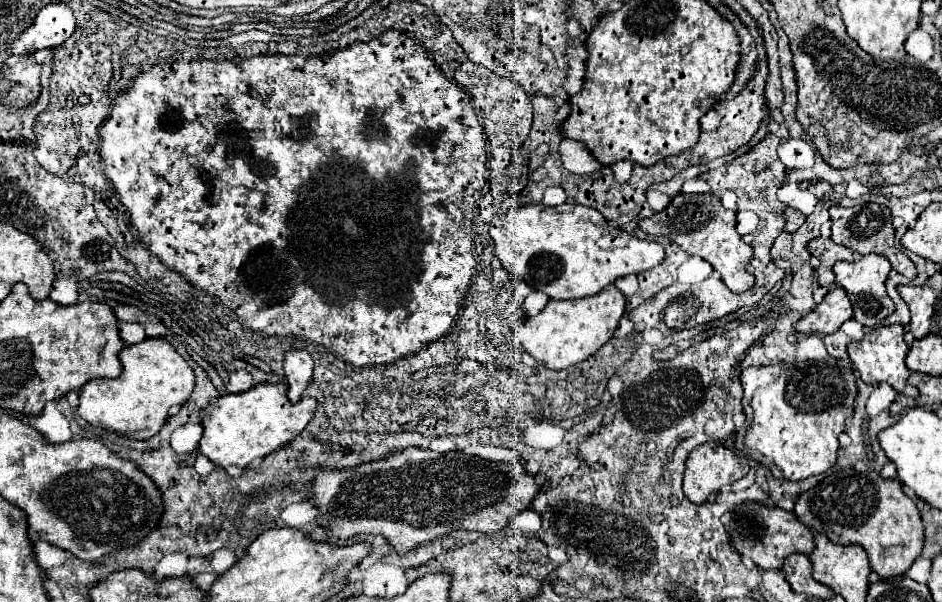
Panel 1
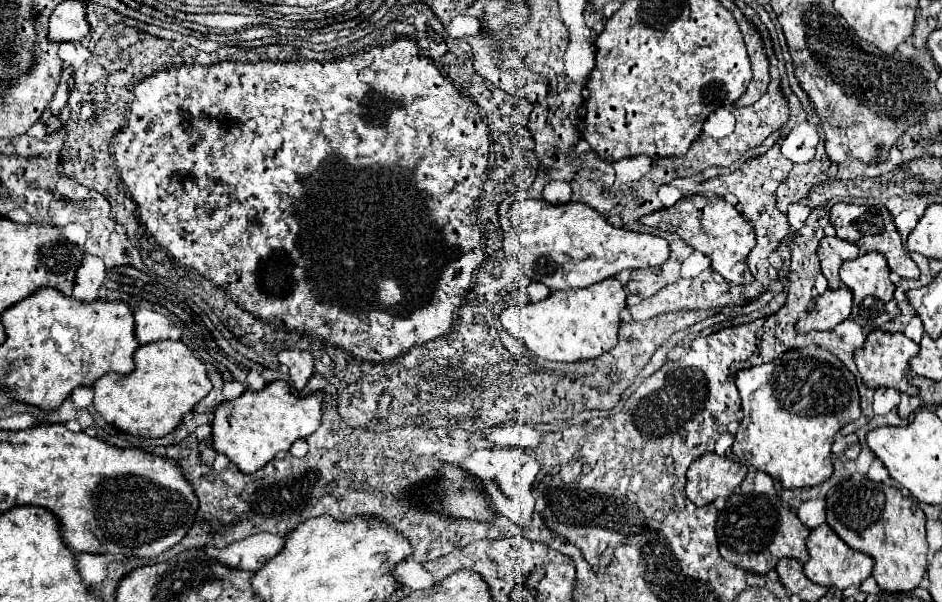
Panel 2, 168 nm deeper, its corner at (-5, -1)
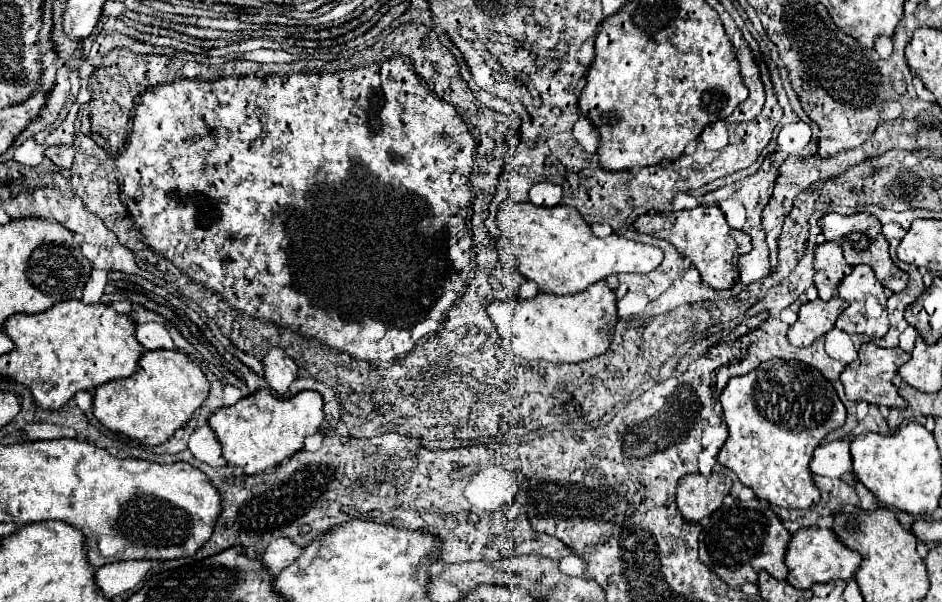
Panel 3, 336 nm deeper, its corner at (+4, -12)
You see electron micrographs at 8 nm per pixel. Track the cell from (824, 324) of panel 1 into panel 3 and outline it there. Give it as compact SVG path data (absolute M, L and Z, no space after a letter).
M834 296L832 300L814 300L800 306L798 320L788 330L788 340L796 348L810 346L820 336L824 336L828 330L834 328L834 322L838 320L840 312L846 308L846 300Z

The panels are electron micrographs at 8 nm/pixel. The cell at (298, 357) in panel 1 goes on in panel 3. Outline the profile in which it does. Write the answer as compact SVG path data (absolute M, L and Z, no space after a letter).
M272 346L268 354L262 358L264 364L264 380L278 394L286 394L290 382L298 376L296 362L282 350Z

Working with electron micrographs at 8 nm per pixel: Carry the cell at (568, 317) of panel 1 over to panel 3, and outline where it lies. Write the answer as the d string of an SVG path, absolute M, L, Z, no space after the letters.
M604 280L584 288L584 292L566 296L538 292L530 300L522 300L518 296L494 300L488 306L488 314L500 332L504 350L516 352L526 360L546 362L582 362L604 354L618 322L616 294Z

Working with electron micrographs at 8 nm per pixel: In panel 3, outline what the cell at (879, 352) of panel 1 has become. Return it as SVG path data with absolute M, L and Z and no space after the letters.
M864 342L858 350L858 358L852 364L848 364L840 376L848 400L852 400L852 402L864 400L868 404L888 406L888 408L906 408L908 402L904 398L900 398L900 394L898 394L898 388L902 382L898 368L902 364L906 364L908 360L910 360L910 354L904 352L902 348L880 348L872 342Z

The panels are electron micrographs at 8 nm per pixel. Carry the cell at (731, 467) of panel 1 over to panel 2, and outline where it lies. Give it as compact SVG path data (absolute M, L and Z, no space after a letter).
M705 453L687 471L687 497L697 505L709 505L717 497L729 497L747 475L747 467L717 453Z

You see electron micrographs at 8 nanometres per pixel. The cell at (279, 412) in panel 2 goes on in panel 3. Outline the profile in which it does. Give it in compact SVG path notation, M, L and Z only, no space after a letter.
M262 388L240 402L220 408L208 420L222 444L222 456L228 464L244 468L246 474L262 474L270 466L278 466L284 458L304 448L304 440L322 428L322 394L302 390L292 398L278 398L268 388Z

